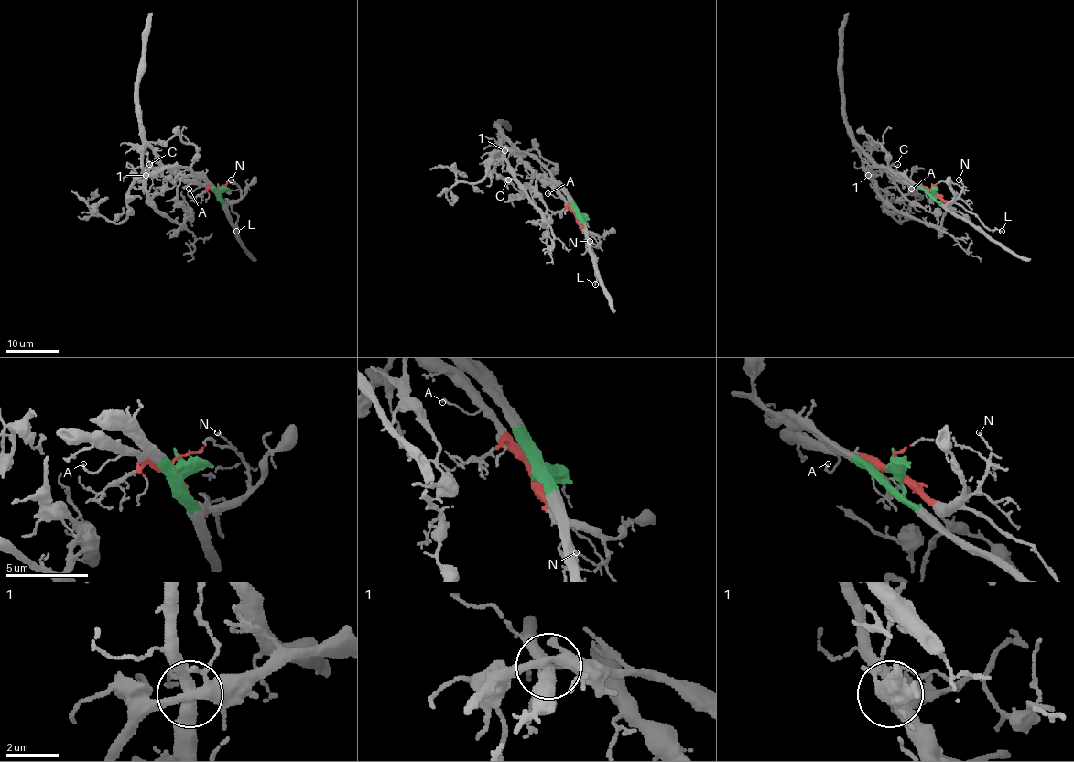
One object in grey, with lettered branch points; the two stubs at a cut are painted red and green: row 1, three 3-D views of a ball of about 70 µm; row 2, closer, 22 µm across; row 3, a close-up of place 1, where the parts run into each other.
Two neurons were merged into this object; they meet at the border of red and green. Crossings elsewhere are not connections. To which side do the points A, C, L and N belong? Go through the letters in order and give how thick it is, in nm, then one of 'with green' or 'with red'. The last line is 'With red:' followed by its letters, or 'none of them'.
A: calibre 110 nm; with red
C: calibre 110 nm; with green
L: calibre 90 nm; with red
N: calibre 140 nm; with red
With red: A, L, N

